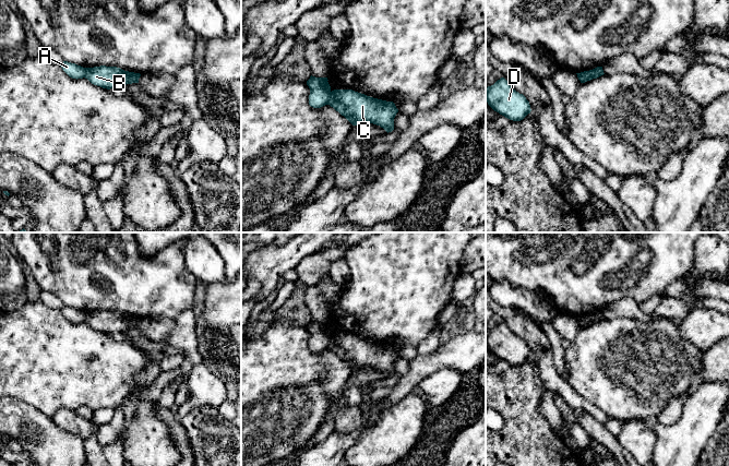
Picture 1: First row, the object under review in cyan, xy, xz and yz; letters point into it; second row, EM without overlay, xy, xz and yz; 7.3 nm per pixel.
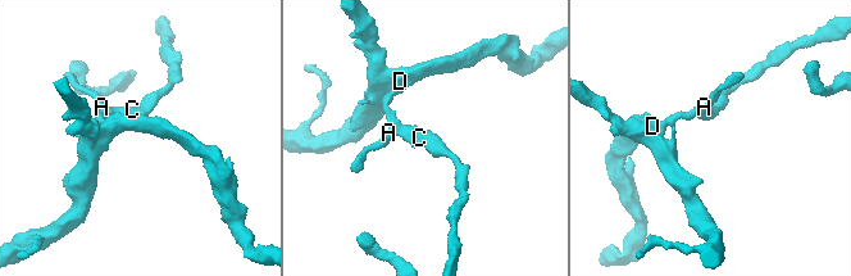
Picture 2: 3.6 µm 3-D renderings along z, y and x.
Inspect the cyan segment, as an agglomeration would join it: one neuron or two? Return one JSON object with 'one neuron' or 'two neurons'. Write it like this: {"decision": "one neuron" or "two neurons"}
{"decision": "two neurons"}

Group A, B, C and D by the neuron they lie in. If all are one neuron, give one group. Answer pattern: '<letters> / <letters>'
A D / B C

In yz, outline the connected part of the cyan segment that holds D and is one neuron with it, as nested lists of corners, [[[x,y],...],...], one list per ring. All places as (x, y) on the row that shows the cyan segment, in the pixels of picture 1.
[[[504,77],[486,87],[486,101],[494,111],[513,121],[523,120],[531,111],[526,97],[513,89]]]

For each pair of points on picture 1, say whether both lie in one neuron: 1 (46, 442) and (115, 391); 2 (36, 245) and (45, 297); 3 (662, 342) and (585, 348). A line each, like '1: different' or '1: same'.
1: different
2: different
3: same

